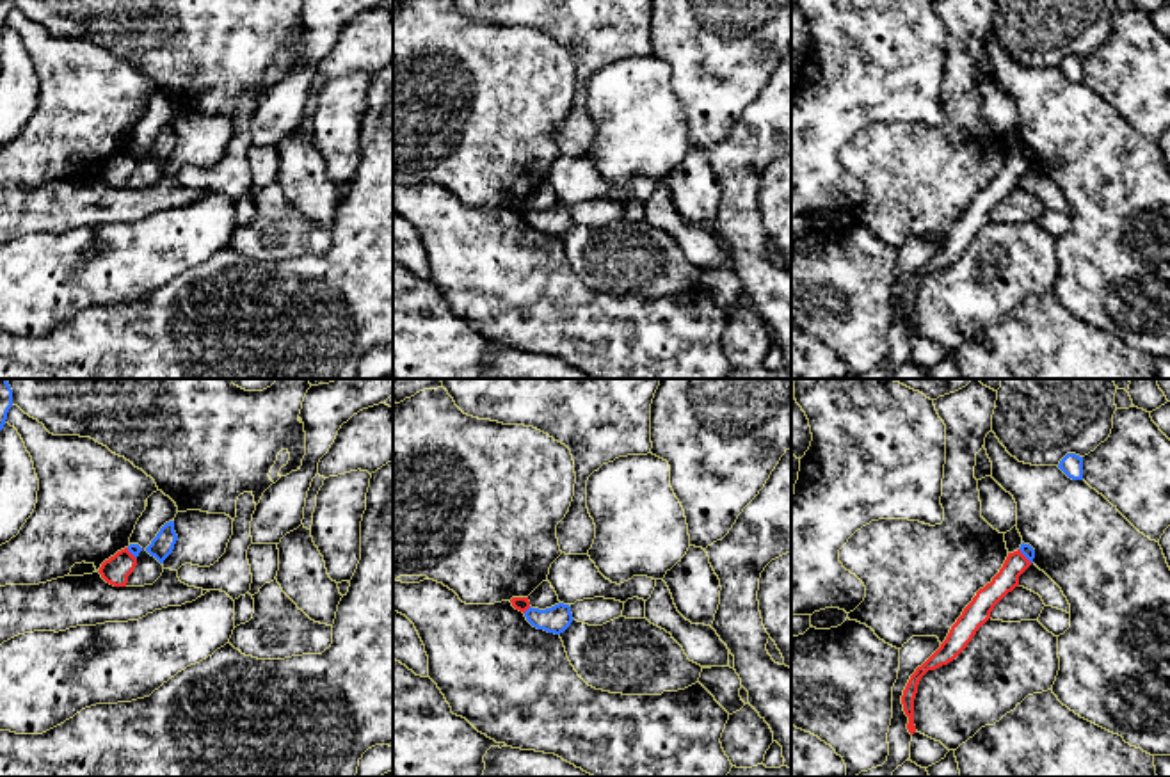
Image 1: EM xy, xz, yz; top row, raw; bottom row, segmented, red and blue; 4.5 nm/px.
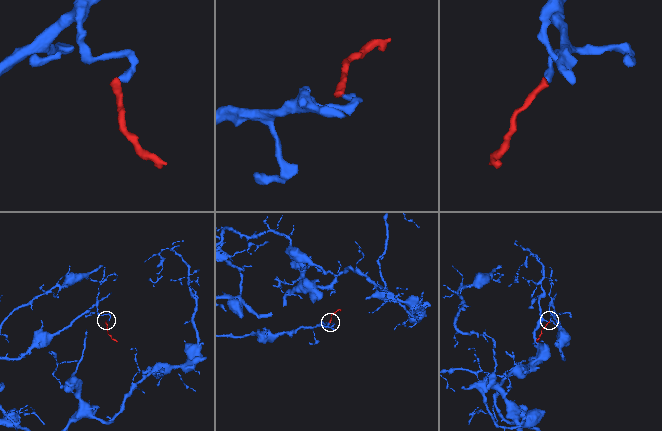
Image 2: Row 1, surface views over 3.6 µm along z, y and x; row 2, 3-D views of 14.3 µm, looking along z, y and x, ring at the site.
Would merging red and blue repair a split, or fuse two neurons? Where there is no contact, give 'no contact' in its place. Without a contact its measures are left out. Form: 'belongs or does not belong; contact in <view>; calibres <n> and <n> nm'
does not belong; contact in yz; calibres 100 and 60 nm

